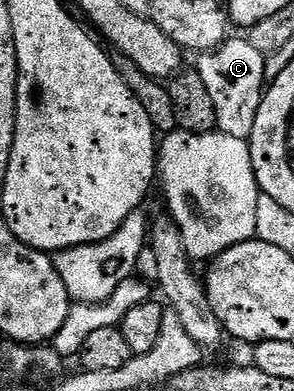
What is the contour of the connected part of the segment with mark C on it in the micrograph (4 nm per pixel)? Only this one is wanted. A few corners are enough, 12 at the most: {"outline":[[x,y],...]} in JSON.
{"outline":[[245,37],[200,54],[218,130],[250,140],[268,60]]}

